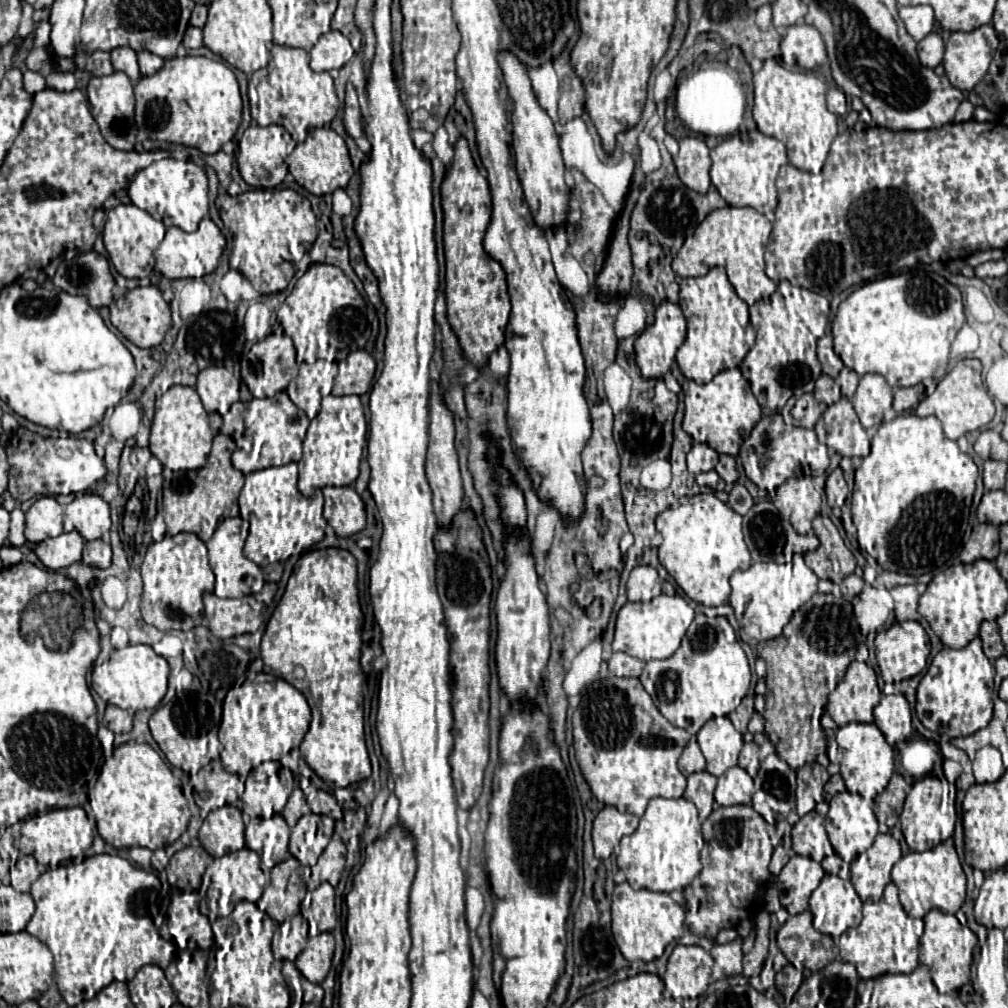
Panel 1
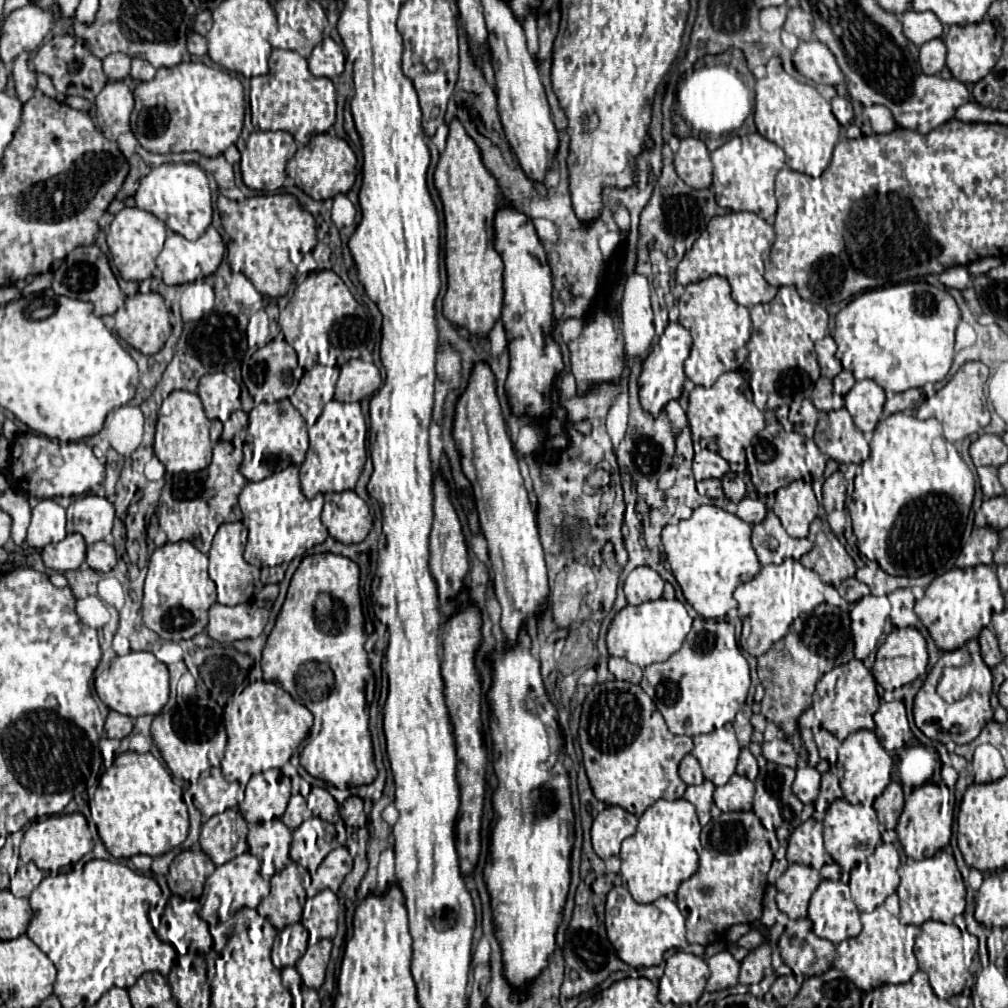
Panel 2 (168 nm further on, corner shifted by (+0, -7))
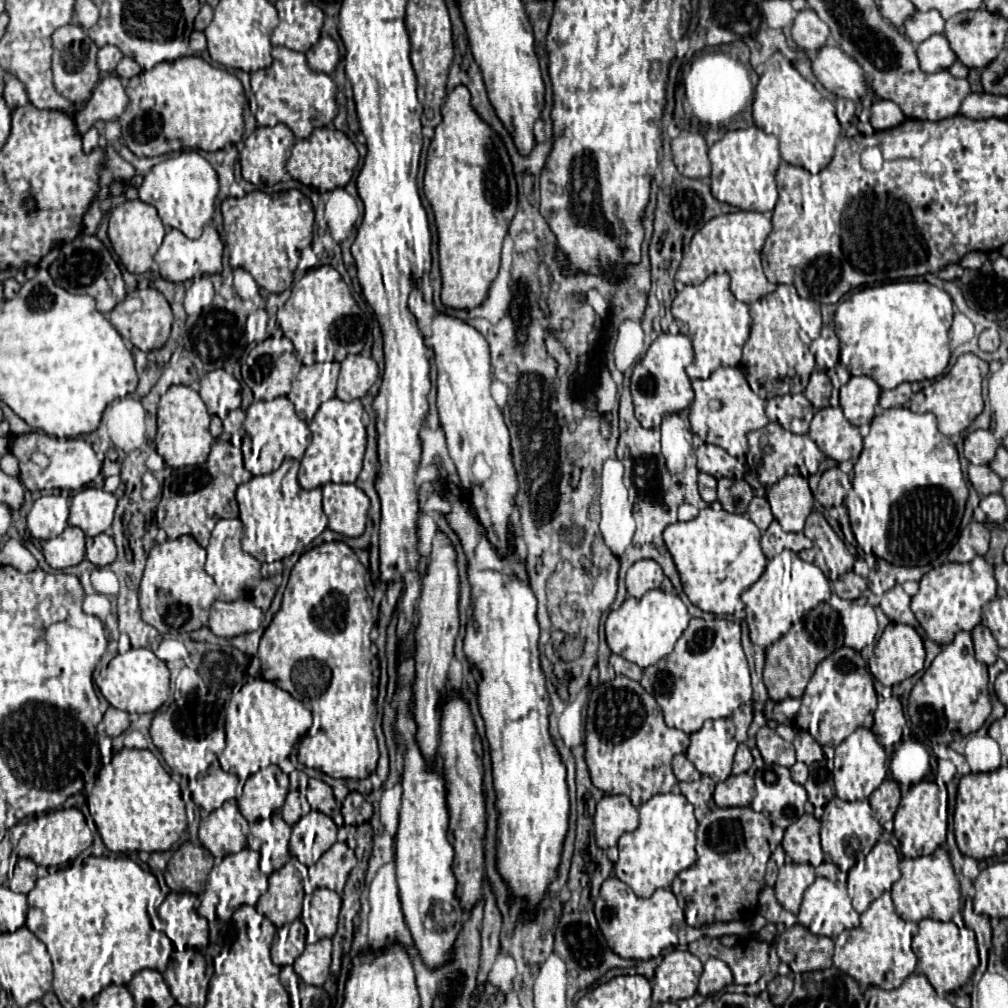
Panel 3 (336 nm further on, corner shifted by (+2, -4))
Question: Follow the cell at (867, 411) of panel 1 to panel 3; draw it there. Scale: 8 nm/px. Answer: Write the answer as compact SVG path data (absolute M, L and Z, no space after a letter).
M852 376L844 388L840 388L840 406L844 416L854 424L870 424L874 418L874 406L880 398L880 386L868 376Z

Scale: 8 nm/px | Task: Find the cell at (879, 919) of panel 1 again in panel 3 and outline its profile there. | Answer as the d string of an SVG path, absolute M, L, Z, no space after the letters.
M884 892L880 898L876 898L870 904L870 908L866 912L860 914L860 926L846 932L846 942L842 944L842 936L840 936L840 940L836 940L836 952L832 956L833 965L838 970L846 972L848 976L852 976L860 986L878 986L878 988L884 988L884 990L898 988L916 968L916 956L914 956L912 948L910 948L910 942L912 942L912 936L915 936L918 930L917 923L904 922L896 914L894 902L890 898L890 892Z

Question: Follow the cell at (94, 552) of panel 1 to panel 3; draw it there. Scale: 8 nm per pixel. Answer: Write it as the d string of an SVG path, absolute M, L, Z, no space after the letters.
M100 534L96 538L86 538L86 558L94 566L108 566L116 560L116 546L114 538L108 534Z

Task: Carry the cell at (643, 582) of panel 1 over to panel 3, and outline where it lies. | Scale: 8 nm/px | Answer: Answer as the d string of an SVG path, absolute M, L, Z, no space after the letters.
M638 560L626 574L626 588L632 598L644 596L648 590L660 588L662 568L654 560Z

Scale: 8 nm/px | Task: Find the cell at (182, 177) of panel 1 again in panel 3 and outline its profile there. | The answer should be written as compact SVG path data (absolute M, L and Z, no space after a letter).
M181 150L164 156L138 188L140 200L154 206L164 226L176 228L188 238L198 238L202 228L214 216L214 200L218 194L218 176L214 168L197 151Z

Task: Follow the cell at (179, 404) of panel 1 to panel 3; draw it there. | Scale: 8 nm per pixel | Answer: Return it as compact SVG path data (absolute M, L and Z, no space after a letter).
M170 386L158 404L158 432L154 438L156 452L170 468L204 464L214 442L212 434L208 432L208 424L210 414L206 412L200 394L188 386Z

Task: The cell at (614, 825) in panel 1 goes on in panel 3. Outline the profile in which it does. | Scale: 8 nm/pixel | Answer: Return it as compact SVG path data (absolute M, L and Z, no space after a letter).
M604 796L596 806L593 825L596 844L606 850L616 846L622 834L636 830L638 810L628 796Z

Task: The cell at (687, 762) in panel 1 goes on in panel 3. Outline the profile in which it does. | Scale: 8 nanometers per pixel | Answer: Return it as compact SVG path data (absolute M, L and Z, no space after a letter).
M678 754L674 760L672 760L672 770L674 770L674 776L678 780L700 780L700 772L696 770L696 766L684 756L684 754Z

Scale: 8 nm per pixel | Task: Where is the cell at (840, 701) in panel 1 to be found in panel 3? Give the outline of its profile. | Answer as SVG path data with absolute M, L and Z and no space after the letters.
M844 646L818 664L802 696L802 708L794 722L800 730L810 732L820 746L838 746L856 728L860 726L872 728L874 710L876 710L874 678L868 672L868 666L862 660L862 656L856 650Z

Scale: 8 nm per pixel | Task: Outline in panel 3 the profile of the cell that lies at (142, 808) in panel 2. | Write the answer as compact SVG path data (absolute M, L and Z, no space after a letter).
M122 748L112 762L104 766L87 804L96 828L112 852L162 852L180 840L188 822L180 786L150 750Z

